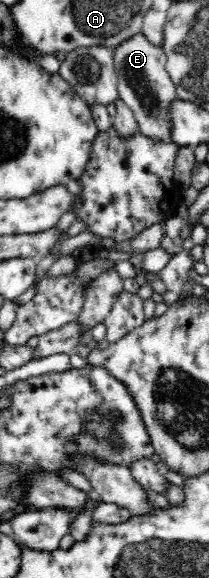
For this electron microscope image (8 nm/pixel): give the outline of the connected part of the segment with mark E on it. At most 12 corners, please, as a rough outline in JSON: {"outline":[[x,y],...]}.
{"outline":[[143,33],[114,47],[117,94],[146,137],[171,141],[167,53]]}

